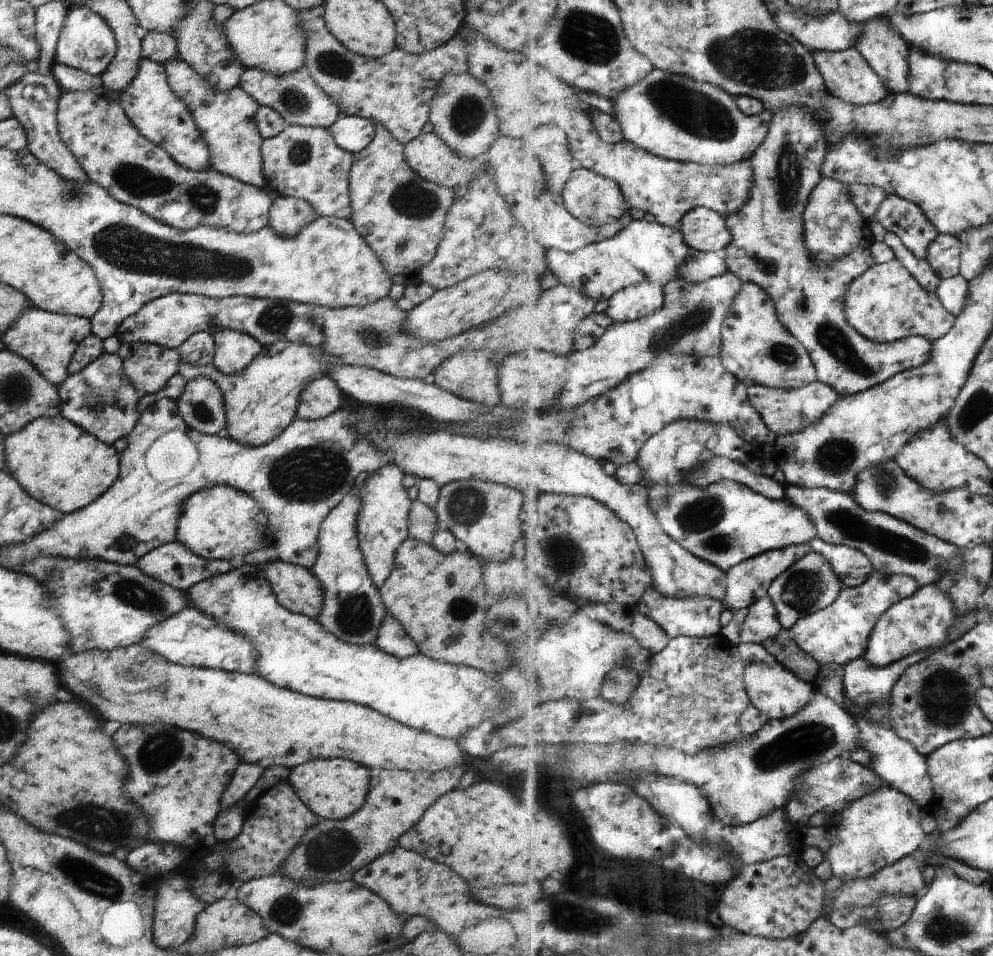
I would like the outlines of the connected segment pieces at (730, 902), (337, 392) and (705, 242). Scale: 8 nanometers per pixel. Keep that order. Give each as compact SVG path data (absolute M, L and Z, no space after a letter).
M800 854L756 862L729 882L720 912L726 925L747 935L786 939L806 934L824 915L826 882Z
M324 375L308 382L300 394L296 414L304 420L320 420L330 416L342 406L342 391L336 383Z
M696 207L688 213L679 228L695 252L725 253L734 242L727 218L712 208Z

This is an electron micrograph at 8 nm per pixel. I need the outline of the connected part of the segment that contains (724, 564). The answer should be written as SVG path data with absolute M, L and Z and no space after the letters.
M724 479L716 483L692 486L654 484L648 487L648 492L651 495L652 510L659 515L664 530L672 535L672 538L683 543L696 556L712 562L726 572L734 569L741 562L756 558L768 551L809 544L809 542L820 539L820 534L816 530L816 522L812 522L812 516L806 510L802 510L800 506L796 506L787 498L782 500L768 498L767 495L736 480Z

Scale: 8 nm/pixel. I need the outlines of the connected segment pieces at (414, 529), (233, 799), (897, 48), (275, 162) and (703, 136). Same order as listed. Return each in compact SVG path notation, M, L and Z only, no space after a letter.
M415 500L411 501L407 524L408 538L422 542L422 544L430 544L436 534L439 521L434 511L430 510L428 506L424 506L422 502Z
M240 763L236 767L228 790L226 790L226 792L222 794L222 798L220 798L221 810L228 810L228 808L239 804L240 800L248 794L248 791L254 788L254 785L258 782L263 772L264 768L260 768L260 766L256 766L256 764Z
M889 17L876 18L876 20L867 21L867 33L864 38L860 38L858 50L868 58L875 67L876 72L887 83L892 93L906 94L912 90L912 64L911 64L911 45L904 38L904 35L890 22Z
M287 124L274 138L262 139L260 152L264 180L280 197L304 198L320 217L350 220L349 172L353 154L341 149L329 130Z
M656 68L644 82L638 82L636 86L624 90L624 94L618 94L614 102L617 119L627 136L626 141L634 142L636 146L662 158L710 166L728 166L753 159L756 151L767 141L768 134L771 133L772 119L775 117L775 112L768 109L760 116L744 114L737 98L720 86Z

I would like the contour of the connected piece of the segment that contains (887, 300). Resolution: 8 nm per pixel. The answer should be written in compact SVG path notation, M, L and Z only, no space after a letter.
M898 258L887 263L876 263L864 276L856 278L852 288L848 290L847 298L848 322L874 342L896 342L912 336L926 336L937 341L950 334L957 321L957 315L944 306L940 295L926 290L912 271L908 270L908 266L904 266L904 262L900 262Z

